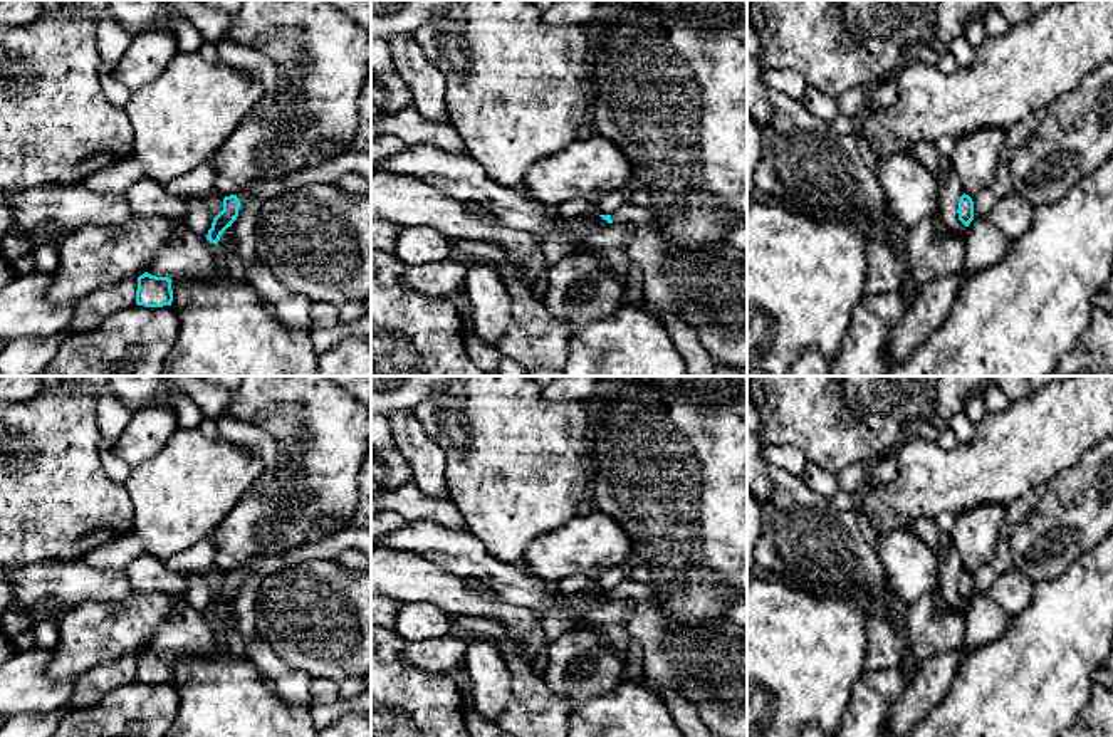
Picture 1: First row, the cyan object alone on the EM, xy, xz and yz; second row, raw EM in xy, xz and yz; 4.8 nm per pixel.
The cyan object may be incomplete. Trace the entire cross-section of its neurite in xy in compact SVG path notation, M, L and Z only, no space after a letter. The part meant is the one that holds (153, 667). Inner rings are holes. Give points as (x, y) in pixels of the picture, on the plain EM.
M148 648L138 653L136 680L144 683L171 682L171 655L156 653Z

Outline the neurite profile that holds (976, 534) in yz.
M982 505L955 515L952 541L965 571L974 574L989 566L997 554L999 532L1006 522L1006 507Z

